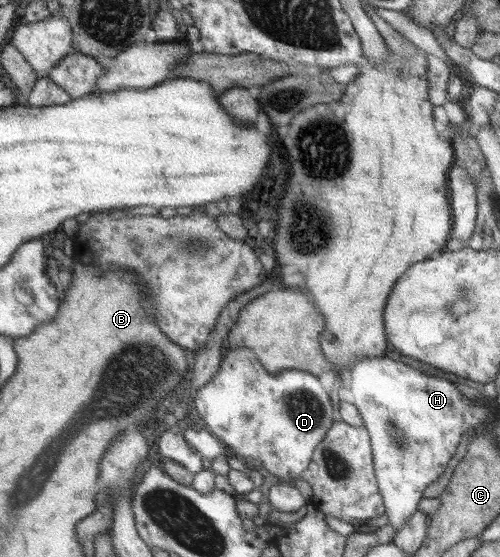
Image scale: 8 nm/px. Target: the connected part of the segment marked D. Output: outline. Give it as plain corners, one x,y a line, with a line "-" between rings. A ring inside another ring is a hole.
246,347
225,349
220,368
212,380
197,388
194,408
206,422
211,434
230,447
236,457
250,460
266,468
269,474
278,477
280,481
291,483
303,477
334,420
330,395
317,376
298,370
283,370
272,374
259,361
255,351

